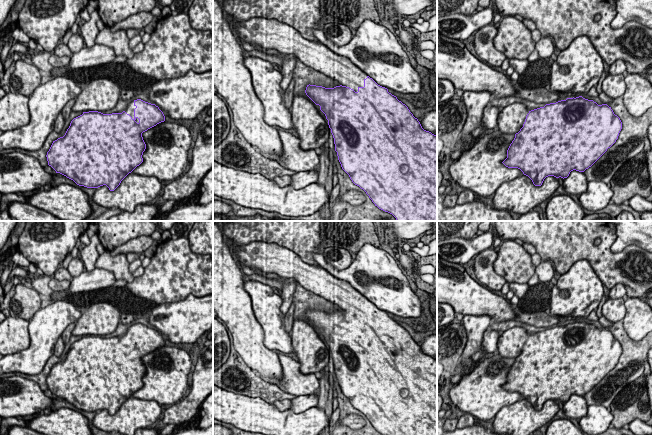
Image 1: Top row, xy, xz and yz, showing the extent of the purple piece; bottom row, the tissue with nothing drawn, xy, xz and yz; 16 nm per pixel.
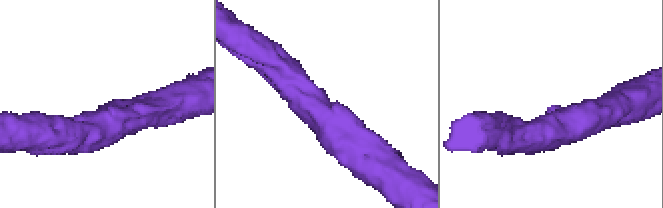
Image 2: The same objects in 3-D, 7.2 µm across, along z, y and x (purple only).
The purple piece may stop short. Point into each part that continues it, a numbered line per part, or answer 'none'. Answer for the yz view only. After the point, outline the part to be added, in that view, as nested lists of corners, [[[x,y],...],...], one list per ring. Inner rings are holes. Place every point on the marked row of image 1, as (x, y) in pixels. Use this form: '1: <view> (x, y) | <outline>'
1: yz (511, 118) | [[[523,103],[510,104],[500,111],[497,127],[503,133],[516,134],[523,127],[528,113],[529,110]]]

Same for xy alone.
1: xy (130, 108) | [[[130,101],[130,103],[128,104],[128,106],[125,110],[125,112],[127,114],[129,114],[132,117],[132,119],[134,119],[134,109],[135,108],[136,108],[136,106],[134,105],[134,101]]]

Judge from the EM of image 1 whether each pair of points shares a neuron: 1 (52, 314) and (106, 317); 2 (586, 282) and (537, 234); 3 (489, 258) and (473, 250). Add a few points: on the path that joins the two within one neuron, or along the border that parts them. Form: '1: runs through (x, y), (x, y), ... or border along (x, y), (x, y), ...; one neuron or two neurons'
1: border along (83, 312), (75, 322); two neurons
2: border along (594, 270), (587, 260), (578, 259), (561, 275); two neurons
3: border along (489, 247), (480, 251), (475, 256); two neurons

